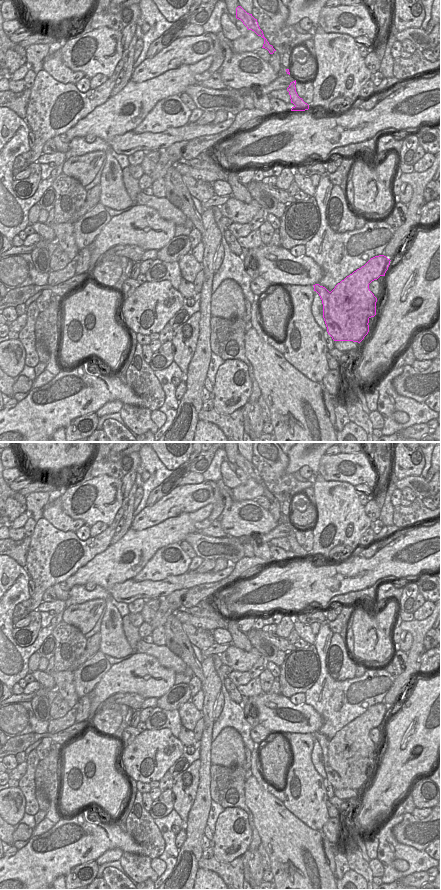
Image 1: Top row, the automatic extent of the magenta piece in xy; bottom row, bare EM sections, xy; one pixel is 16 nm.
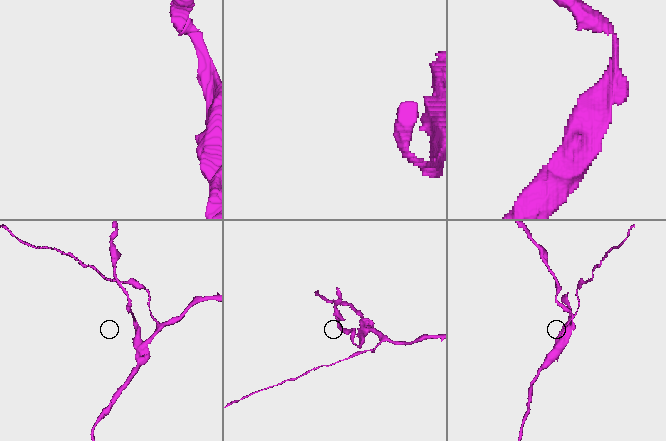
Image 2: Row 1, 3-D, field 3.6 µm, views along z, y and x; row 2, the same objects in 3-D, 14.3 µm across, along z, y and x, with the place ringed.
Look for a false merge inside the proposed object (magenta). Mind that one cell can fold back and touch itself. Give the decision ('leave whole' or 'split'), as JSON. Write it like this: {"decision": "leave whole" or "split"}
{"decision": "split"}

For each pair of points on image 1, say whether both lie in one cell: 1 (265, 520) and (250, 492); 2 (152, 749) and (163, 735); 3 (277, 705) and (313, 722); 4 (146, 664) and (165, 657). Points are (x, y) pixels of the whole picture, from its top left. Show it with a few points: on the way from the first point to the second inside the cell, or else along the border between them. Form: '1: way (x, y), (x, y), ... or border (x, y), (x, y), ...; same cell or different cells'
1: border (232, 490), (232, 496), (237, 501), (254, 500); different cells
2: way (155, 746), (163, 738); same cell
3: way (286, 711), (293, 718), (304, 719); same cell
4: border (137, 652), (154, 656), (176, 673); different cells

